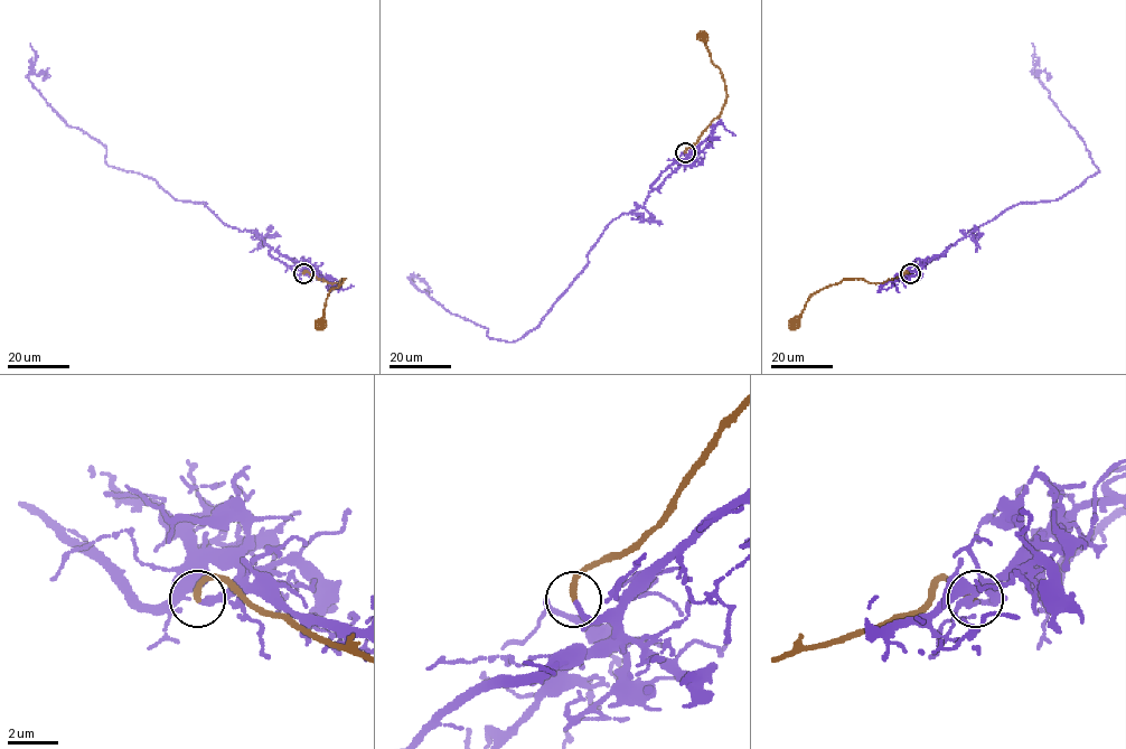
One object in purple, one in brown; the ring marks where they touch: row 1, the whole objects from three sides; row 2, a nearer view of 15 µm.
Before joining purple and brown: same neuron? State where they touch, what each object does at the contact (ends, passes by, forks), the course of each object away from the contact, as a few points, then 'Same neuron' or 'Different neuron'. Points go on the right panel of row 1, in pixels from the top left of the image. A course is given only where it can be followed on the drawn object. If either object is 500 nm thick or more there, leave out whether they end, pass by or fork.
Place: (910, 273). At the ring purple passes by. At the ring brown ends. Course of purple: (910, 273), (916, 270), (919, 274), (969, 231), (1010, 207), (1056, 200), (1099, 171), (1035, 75), (1032, 44). Course of brown: (910, 273), (906, 271), (872, 283), (862, 279), (844, 279), (816, 291), (790, 322), (793, 325). Same neuron

